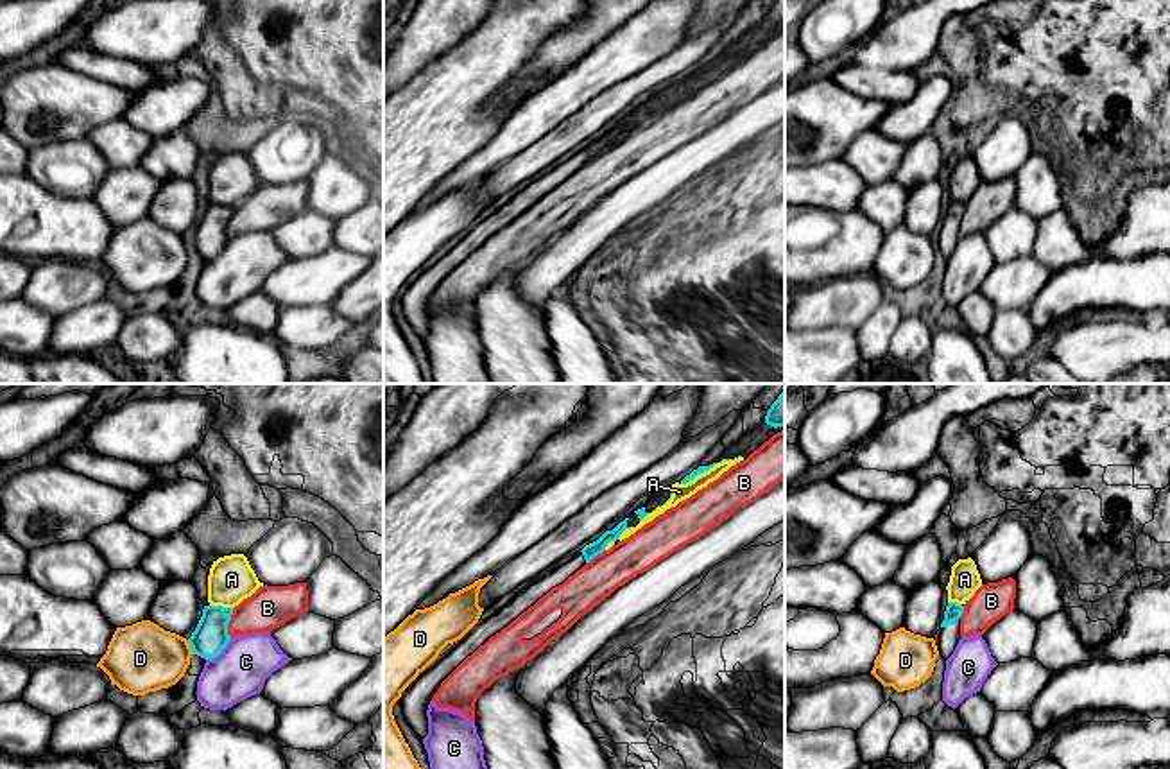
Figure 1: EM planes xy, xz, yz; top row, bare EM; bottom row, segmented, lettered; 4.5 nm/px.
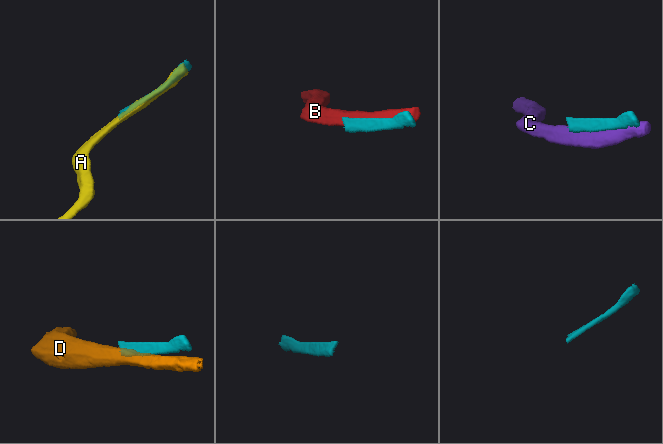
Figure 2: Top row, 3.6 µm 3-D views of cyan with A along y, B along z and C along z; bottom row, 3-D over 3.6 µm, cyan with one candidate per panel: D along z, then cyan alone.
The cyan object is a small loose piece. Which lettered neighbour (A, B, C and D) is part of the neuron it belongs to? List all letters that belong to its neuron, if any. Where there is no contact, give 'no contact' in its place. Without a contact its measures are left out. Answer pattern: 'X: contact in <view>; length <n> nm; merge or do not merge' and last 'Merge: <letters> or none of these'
A: contact in xz; length 300 nm; do not merge
B: contact in xy; length 140 nm; do not merge
C: contact in xy; length 160 nm; do not merge
D: contact in xy; length 70 nm; do not merge
Merge: none of these

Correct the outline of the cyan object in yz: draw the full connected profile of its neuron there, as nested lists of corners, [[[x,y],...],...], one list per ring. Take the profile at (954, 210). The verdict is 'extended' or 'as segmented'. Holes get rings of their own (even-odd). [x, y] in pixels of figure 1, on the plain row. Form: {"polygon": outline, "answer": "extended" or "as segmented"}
{"polygon": [[[948,201],[946,210],[944,210],[944,219],[941,222],[941,228],[935,233],[935,244],[939,253],[948,258],[960,235],[960,215],[964,212],[964,203],[957,203],[957,201]]], "answer": "extended"}

